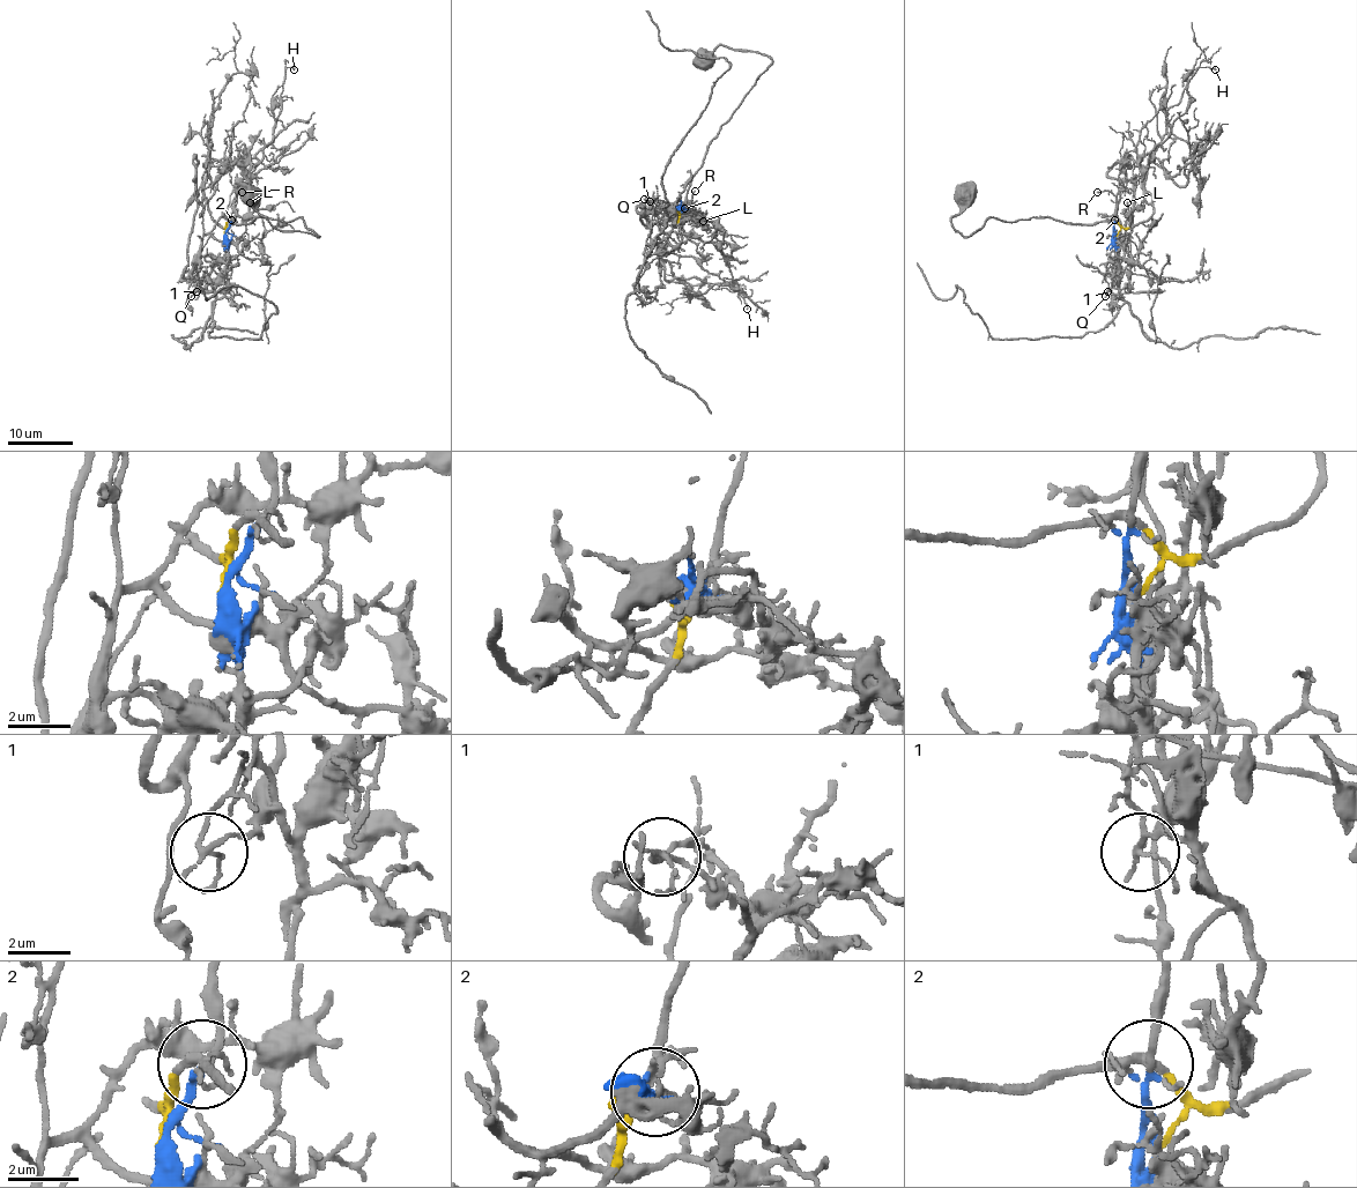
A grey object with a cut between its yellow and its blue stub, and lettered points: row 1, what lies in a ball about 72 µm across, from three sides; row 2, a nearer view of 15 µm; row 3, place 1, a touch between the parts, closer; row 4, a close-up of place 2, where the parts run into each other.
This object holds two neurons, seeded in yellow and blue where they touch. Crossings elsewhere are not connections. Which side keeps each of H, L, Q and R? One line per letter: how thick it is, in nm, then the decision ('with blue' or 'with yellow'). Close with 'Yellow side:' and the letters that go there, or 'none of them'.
H: calibre 110 nm; with yellow
L: calibre 150 nm; with yellow
Q: calibre 90 nm; with yellow
R: calibre 150 nm; with blue
Yellow side: H, L, Q

